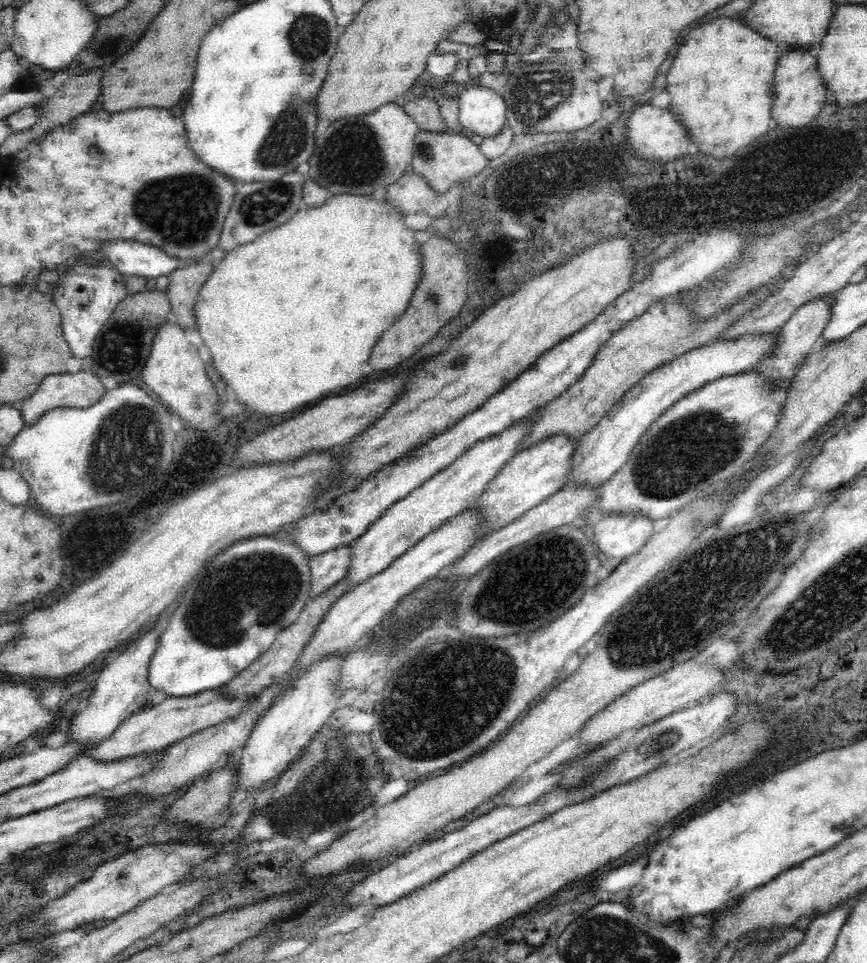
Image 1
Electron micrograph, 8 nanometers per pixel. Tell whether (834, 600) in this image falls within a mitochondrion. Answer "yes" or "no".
yes

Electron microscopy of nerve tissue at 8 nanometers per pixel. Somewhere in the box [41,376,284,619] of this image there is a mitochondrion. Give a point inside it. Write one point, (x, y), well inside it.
(124, 452)

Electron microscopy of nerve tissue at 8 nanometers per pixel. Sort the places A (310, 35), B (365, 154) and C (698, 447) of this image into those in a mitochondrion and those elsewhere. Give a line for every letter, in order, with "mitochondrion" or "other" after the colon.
A: mitochondrion
B: mitochondrion
C: mitochondrion

